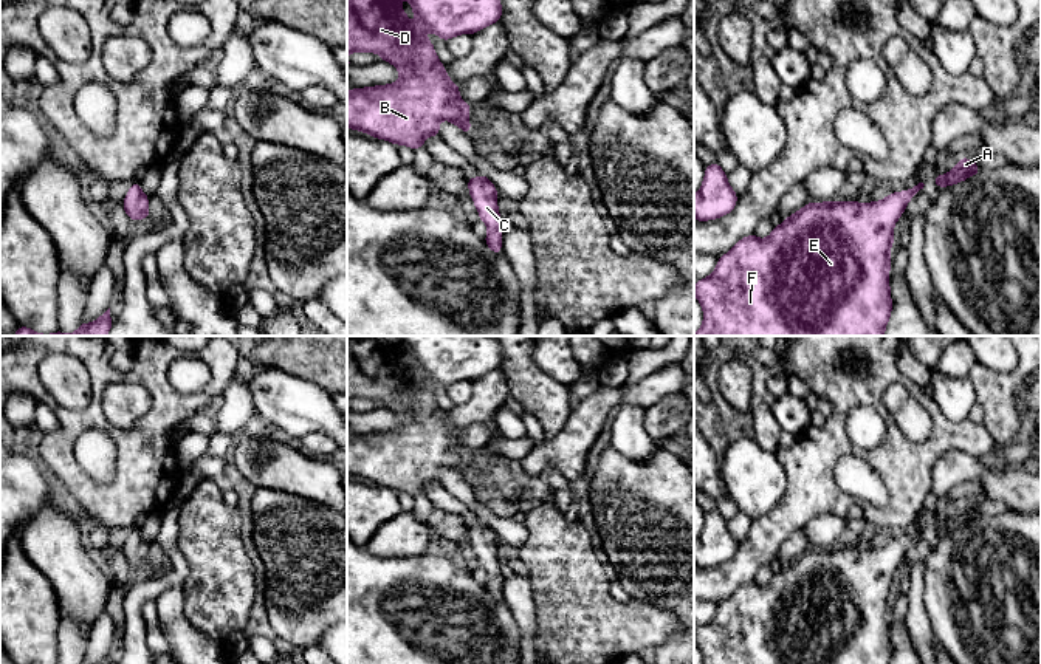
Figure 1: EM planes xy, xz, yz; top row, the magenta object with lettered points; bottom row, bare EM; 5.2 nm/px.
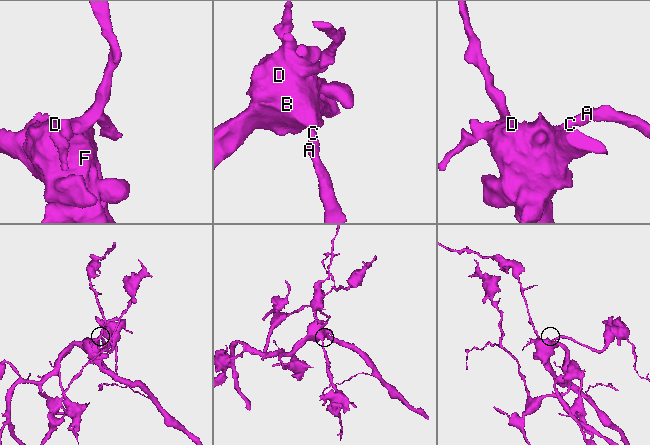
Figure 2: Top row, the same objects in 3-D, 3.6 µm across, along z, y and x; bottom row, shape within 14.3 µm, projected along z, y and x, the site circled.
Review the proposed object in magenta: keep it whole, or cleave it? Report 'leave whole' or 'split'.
leave whole

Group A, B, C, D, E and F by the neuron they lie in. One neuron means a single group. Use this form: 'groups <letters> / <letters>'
groups A B C D E F

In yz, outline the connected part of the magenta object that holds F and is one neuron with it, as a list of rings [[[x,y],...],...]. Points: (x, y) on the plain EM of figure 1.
[[[917,526],[916,534],[891,539],[871,549],[809,548],[775,573],[765,587],[754,579],[744,584],[717,605],[716,616],[706,625],[697,627],[694,642],[702,652],[703,664],[891,664],[889,599],[894,573],[906,559],[909,546],[925,537],[926,531],[928,528]]]

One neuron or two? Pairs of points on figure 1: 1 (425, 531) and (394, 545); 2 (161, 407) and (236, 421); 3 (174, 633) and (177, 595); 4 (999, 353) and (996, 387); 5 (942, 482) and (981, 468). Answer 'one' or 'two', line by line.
1: one
2: two
3: one
4: two
5: one

